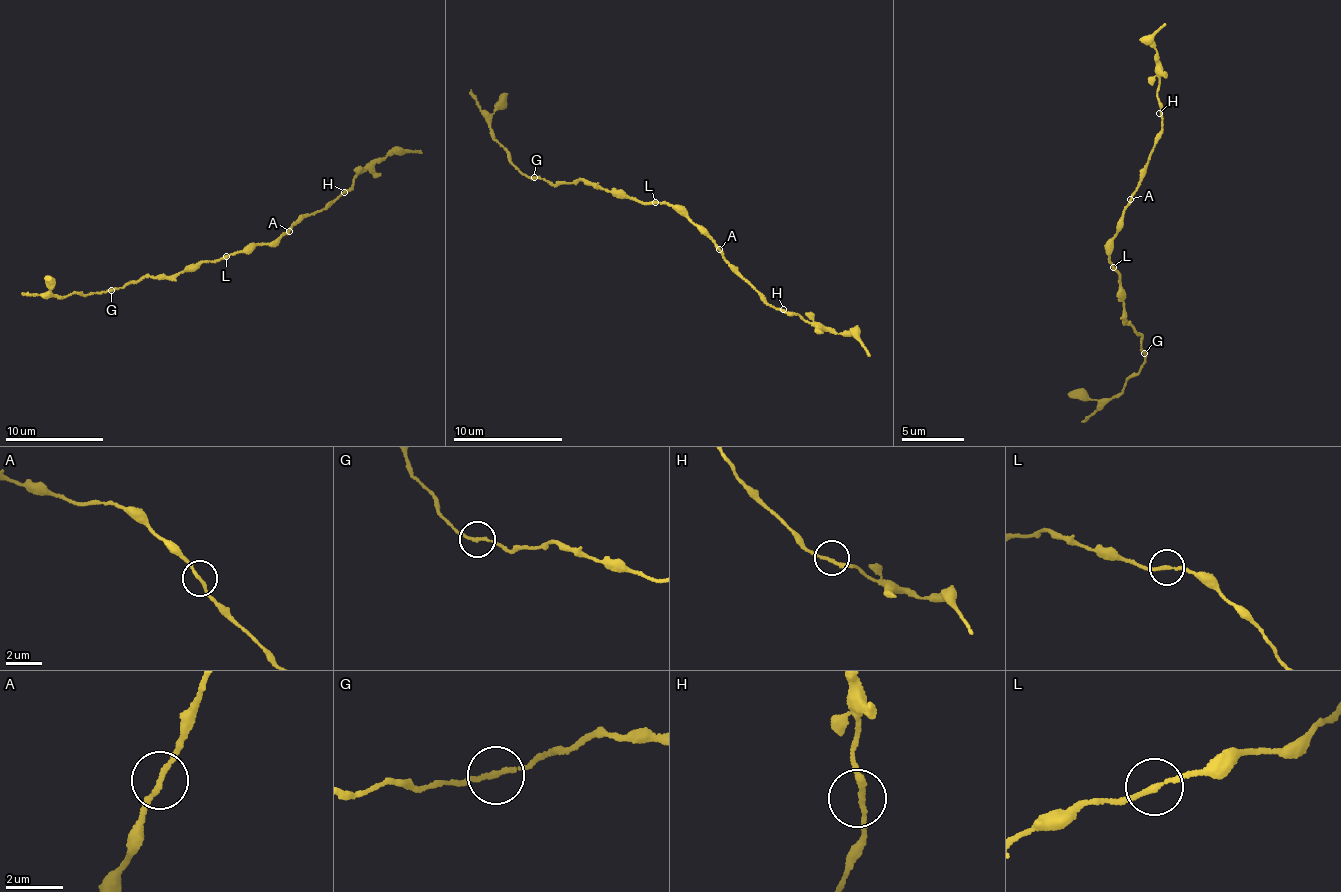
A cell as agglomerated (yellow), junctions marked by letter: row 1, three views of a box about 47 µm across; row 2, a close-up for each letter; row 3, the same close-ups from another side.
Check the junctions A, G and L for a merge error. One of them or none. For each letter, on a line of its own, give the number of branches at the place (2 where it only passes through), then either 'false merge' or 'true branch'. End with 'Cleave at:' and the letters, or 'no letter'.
A: branches 2; false merge
G: branches 2; true branch
L: branches 2; true branch
Cleave at: A

